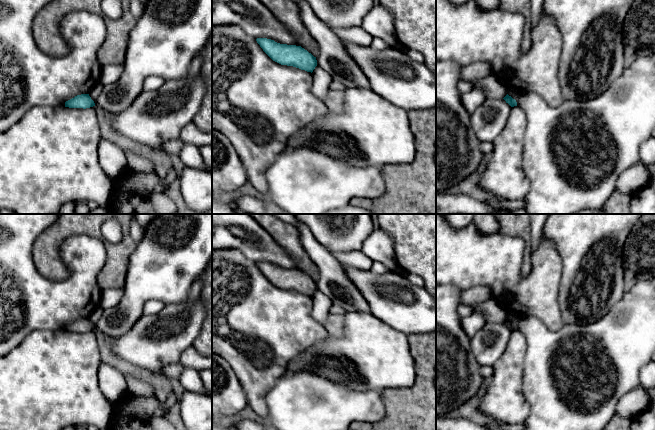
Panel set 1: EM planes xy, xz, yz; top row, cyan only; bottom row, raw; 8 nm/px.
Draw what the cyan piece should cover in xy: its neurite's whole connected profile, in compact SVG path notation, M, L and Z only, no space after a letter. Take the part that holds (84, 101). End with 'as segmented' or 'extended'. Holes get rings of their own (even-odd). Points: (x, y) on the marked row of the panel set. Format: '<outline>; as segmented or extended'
M89 94L77 95L74 98L65 102L65 107L69 108L90 108L95 106L94 101L91 99Z; as segmented

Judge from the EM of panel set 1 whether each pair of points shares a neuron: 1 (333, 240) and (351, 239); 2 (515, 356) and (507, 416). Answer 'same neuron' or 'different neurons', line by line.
1: same neuron
2: same neuron

